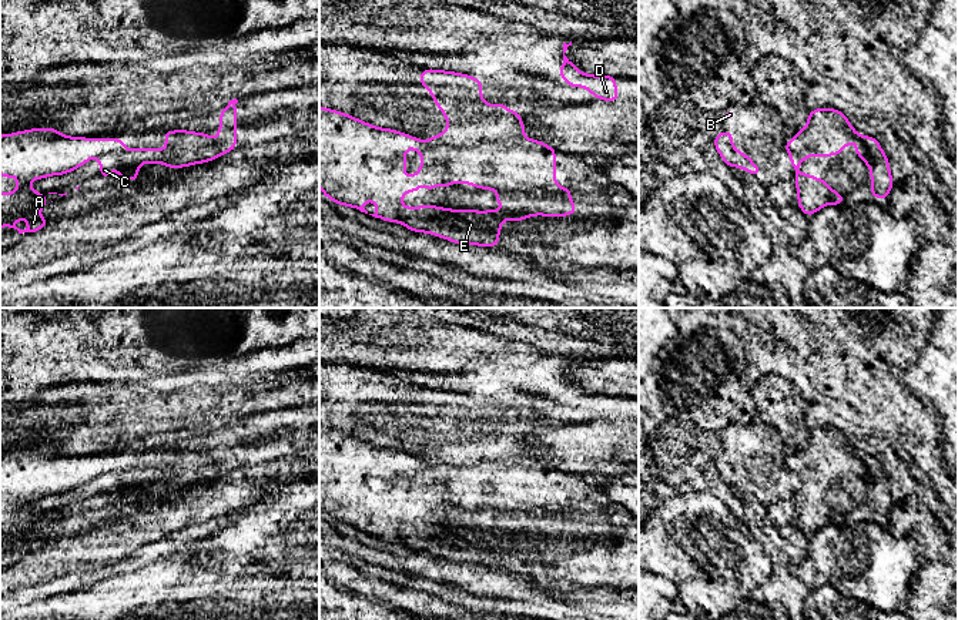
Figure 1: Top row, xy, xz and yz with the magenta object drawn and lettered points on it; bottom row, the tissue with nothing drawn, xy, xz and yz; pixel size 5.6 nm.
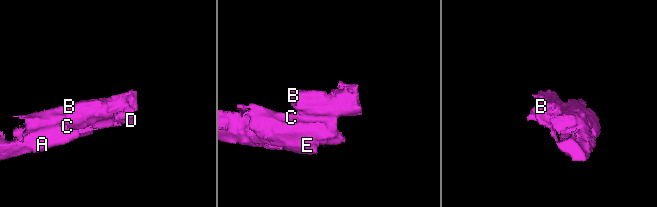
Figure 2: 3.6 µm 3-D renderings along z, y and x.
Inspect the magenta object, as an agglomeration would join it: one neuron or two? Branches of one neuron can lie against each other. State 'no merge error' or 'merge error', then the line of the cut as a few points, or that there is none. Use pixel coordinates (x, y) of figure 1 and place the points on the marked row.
merge error; cut xz (521, 137), (512, 141), (471, 144), (426, 141)

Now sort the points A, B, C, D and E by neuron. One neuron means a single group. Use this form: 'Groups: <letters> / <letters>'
Groups: A E / B C D

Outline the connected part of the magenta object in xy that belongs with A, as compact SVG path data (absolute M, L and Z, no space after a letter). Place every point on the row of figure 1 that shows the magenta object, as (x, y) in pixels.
M53 127L0 135L0 174L6 180L17 177L14 192L0 192L0 229L7 225L19 234L36 232L50 224L37 214L50 204L46 195L27 188L33 177L63 175L90 162L91 155L124 150L123 138L67 137Z

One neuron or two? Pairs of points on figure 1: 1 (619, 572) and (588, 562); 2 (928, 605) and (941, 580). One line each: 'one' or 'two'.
1: one
2: one

